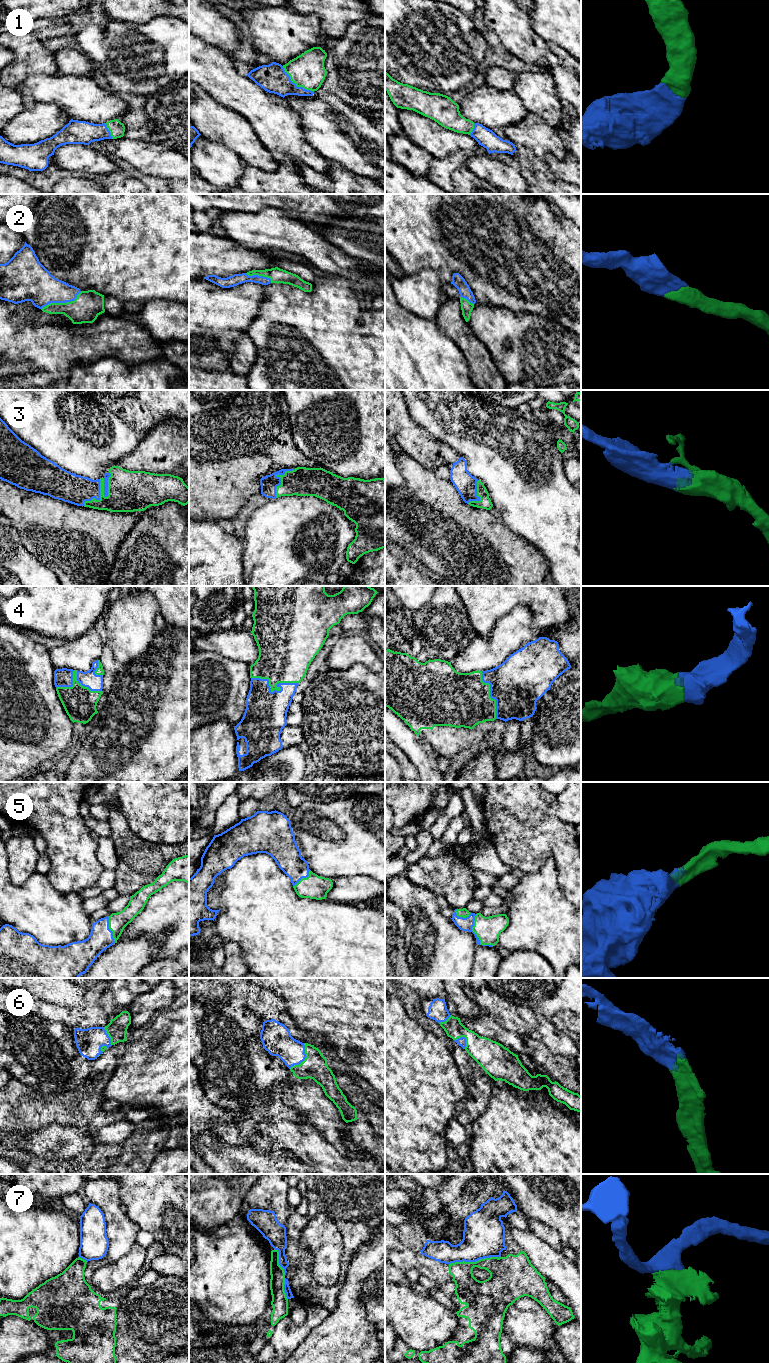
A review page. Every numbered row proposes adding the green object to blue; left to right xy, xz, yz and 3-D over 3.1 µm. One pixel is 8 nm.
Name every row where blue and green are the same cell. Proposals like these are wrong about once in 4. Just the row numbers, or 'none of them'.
1, 2, 3, 4, 5, 6

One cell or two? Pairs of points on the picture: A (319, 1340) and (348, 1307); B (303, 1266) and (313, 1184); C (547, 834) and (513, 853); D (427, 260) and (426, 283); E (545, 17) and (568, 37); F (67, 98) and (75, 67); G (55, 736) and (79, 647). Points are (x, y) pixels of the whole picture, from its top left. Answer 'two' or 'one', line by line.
A: one
B: one
C: one
D: two
E: one
F: two
G: two

